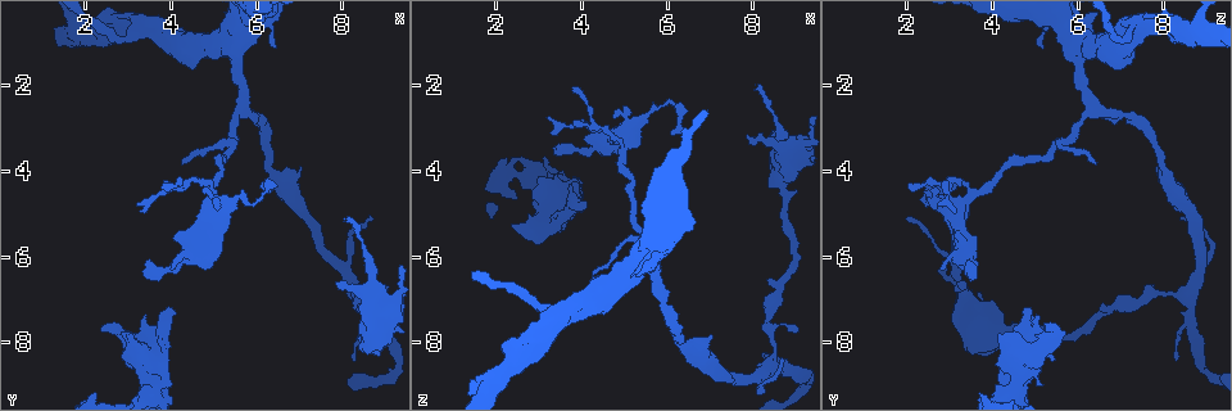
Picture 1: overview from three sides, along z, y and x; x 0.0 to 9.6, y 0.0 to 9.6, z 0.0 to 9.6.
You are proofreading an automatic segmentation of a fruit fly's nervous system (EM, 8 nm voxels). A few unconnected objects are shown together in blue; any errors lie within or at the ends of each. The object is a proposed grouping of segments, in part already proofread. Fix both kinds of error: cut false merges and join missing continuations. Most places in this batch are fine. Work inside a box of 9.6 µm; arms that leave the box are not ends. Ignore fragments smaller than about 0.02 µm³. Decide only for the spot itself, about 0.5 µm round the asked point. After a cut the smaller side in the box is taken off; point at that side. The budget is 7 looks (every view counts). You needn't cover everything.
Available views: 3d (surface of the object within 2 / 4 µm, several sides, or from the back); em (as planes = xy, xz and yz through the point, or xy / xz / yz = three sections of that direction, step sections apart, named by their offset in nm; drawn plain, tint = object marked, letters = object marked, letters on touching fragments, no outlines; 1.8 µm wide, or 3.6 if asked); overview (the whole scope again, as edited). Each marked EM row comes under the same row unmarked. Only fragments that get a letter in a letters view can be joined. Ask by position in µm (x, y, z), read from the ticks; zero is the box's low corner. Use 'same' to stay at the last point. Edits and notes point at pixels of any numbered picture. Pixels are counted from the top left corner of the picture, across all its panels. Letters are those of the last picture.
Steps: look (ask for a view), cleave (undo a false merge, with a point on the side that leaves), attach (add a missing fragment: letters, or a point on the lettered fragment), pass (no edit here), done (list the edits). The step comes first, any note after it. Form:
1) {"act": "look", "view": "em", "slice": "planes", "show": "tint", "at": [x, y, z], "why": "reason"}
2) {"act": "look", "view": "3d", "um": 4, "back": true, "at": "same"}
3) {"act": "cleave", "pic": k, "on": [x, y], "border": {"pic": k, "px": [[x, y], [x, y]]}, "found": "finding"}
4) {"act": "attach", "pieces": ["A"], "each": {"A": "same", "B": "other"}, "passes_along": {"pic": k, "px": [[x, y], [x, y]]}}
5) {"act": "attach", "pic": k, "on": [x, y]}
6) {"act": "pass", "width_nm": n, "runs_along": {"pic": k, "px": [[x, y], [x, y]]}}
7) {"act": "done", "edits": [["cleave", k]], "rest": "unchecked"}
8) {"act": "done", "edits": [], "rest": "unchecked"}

{"act": "look", "view": "3d", "um": 2, "at": [3.65, 0.65, 7.35], "why": "arms run side by side"}

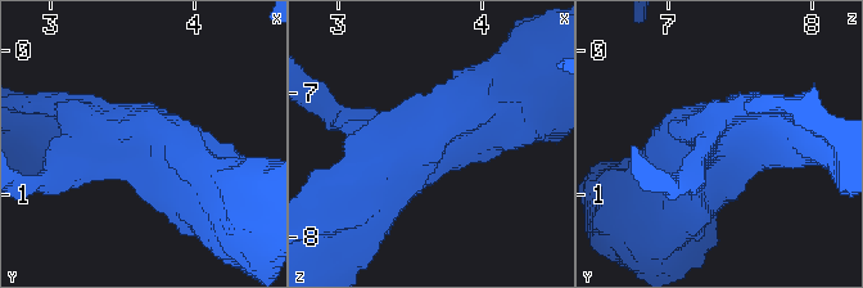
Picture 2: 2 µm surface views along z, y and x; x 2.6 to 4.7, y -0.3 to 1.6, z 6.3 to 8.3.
{"act": "look", "view": "em", "um": 3.6, "slice": "planes", "show": "tint", "at": [3.62, 0.64, 7.32]}

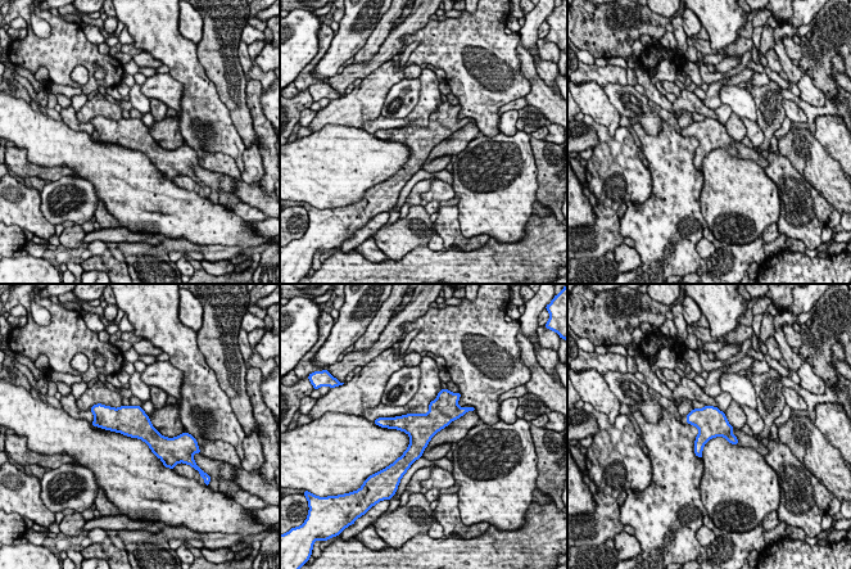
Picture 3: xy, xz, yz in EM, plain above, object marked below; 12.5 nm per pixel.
{"act": "look", "view": "em", "um": 3.6, "slice": "planes", "show": "letters", "at": "same", "why": "what lies round it"}

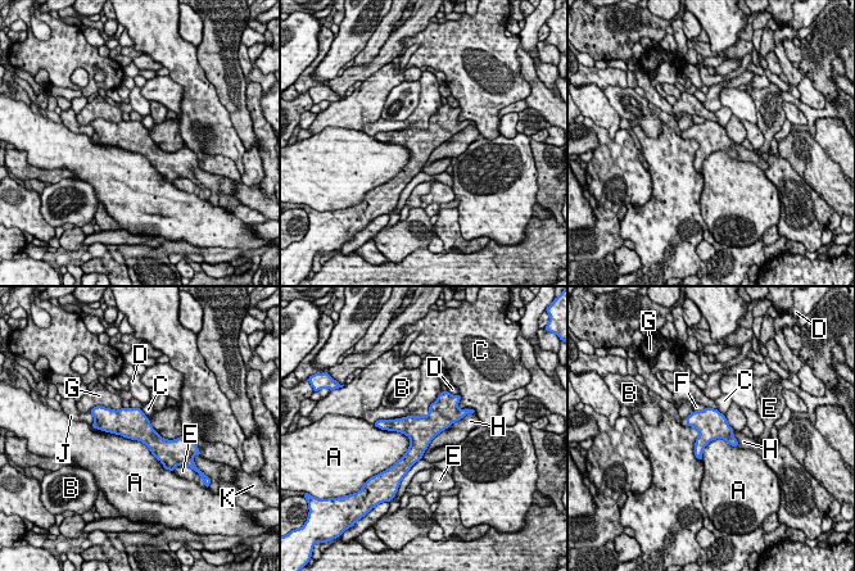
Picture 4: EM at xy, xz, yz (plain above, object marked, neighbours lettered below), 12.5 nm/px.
{"act": "pass", "longest_contact_nm": ["A", 1050], "each": {"A": "other", "B": "other", "C": "other", "D": "other", "E": "other", "F": "other", "G": "other", "H": "other", "J": "other", "K": "other"}, "border": {"pic": 4, "px": [[93, 426], [140, 440], [163, 466]]}, "found": "one cell here"}

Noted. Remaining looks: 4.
{"act": "look", "view": "em", "slice": "planes", "show": "tint", "at": [5.70, 2.50, 6.35], "why": "branch point"}

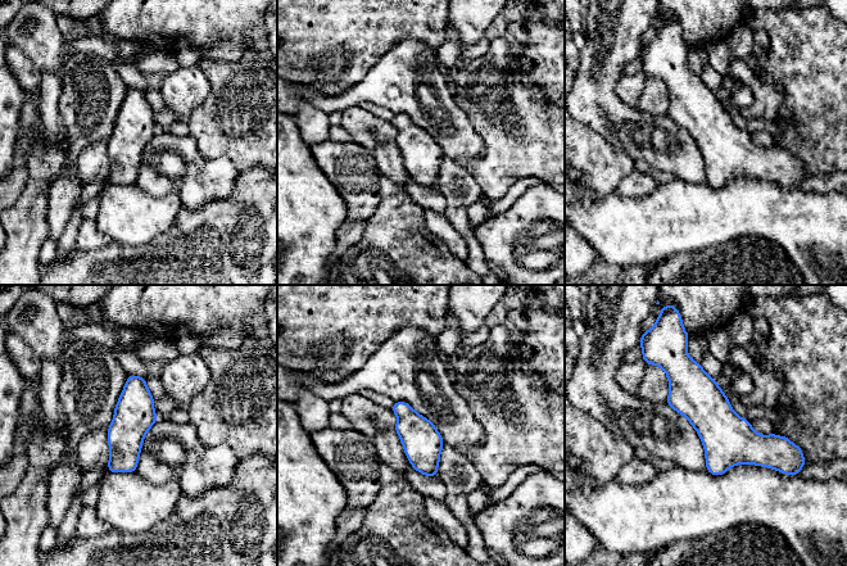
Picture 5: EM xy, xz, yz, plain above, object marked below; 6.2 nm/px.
{"act": "look", "view": "em", "slice": "planes", "show": "letters", "at": "same", "why": "see the neighbours"}

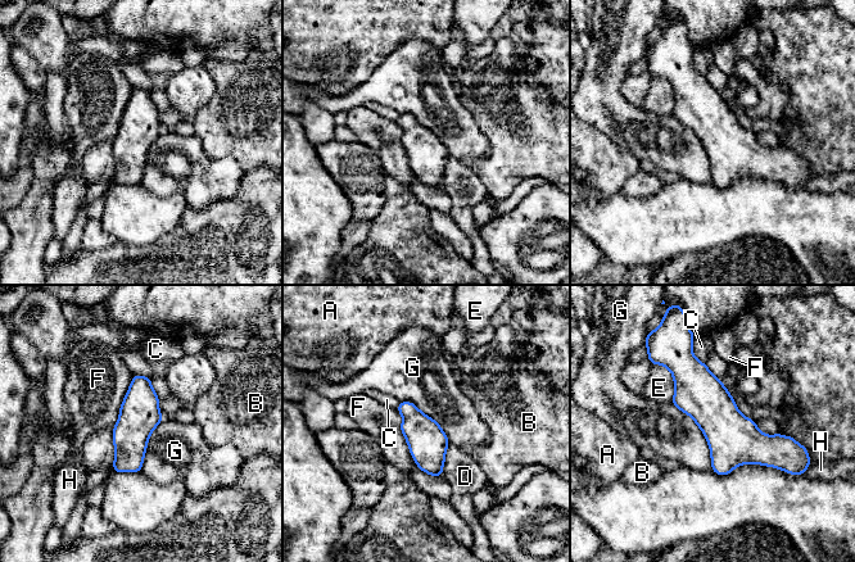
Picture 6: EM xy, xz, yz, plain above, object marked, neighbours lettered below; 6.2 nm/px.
{"act": "pass", "longest_contact_nm": ["G", 500], "each": {"A": "other", "B": "other", "C": "other", "D": "other", "E": "other", "F": "other", "G": "other", "H": "other"}, "found": "continuous, no second cell"}

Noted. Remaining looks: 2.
{"act": "look", "view": "em", "slice": "planes", "show": "letters", "at": [3.40, 7.35, 4.95], "why": "free end"}

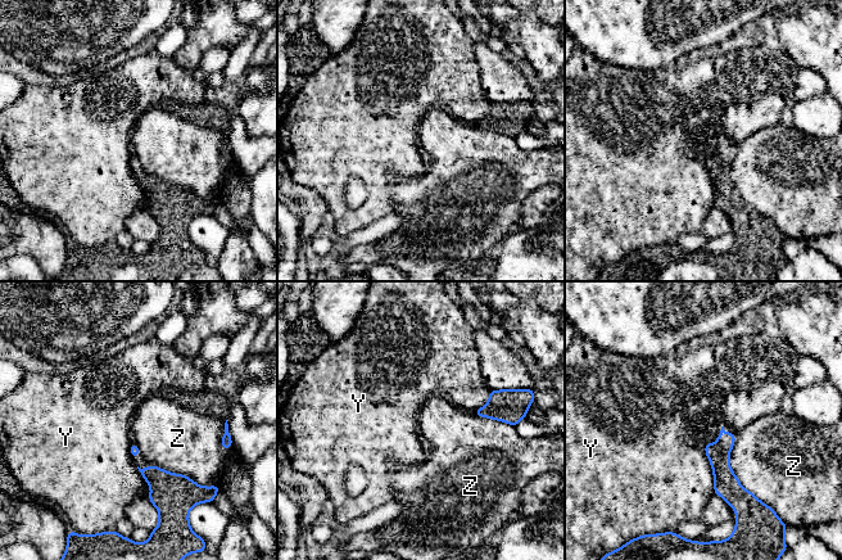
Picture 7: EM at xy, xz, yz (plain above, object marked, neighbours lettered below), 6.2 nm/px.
{"act": "pass", "longest_contact_nm": ["Z", 440], "each": {"Y": "other", "Z": "other"}, "border": {"pic": 7, "px": [[734, 434], [729, 466], [759, 500]]}, "found": "no lettered fragment goes on from it"}

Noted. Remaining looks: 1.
{"act": "done", "edits": [], "rest": "unchecked"}

